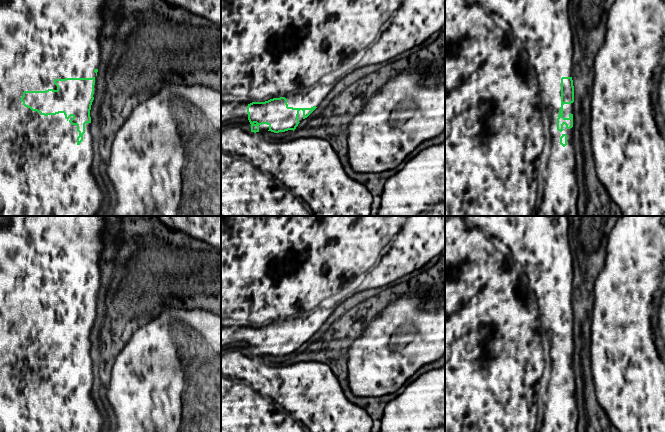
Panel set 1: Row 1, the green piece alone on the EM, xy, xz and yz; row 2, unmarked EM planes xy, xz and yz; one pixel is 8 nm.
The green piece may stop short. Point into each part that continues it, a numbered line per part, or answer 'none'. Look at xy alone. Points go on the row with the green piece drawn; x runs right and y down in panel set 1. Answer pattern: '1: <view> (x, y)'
1: xy (43, 172)

